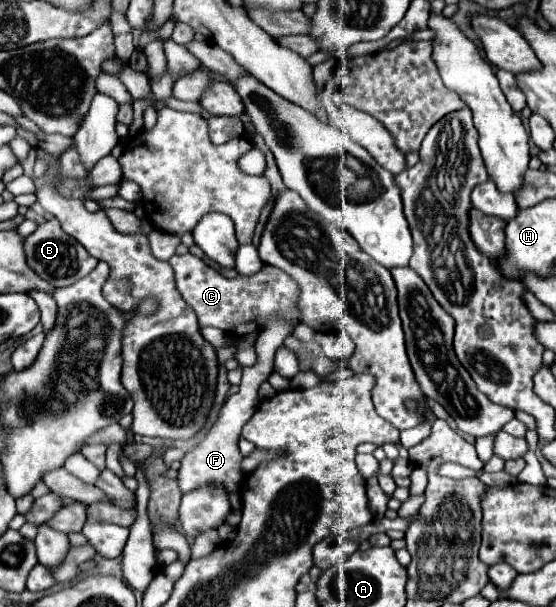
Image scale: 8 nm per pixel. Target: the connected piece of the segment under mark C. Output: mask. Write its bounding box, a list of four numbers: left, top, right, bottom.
[168,253,300,337]

